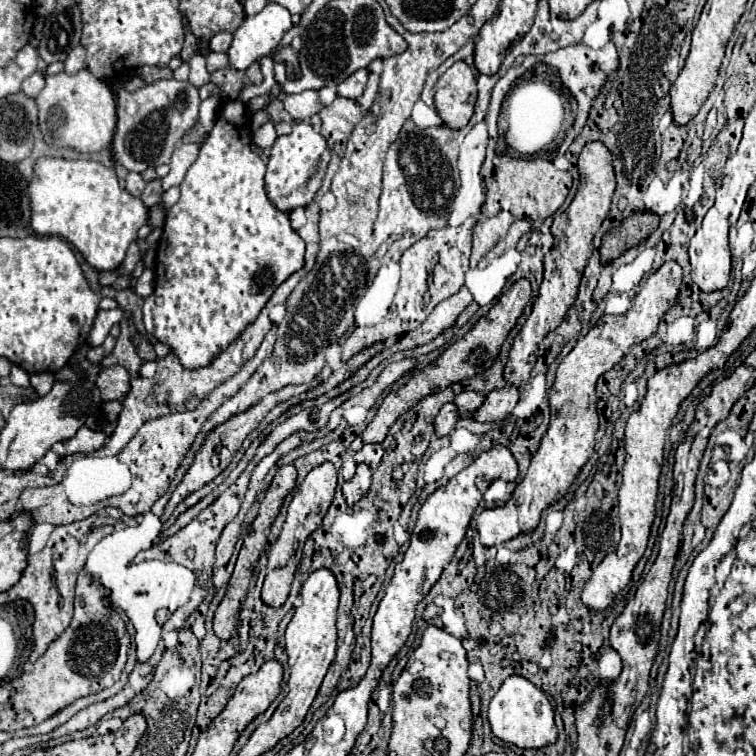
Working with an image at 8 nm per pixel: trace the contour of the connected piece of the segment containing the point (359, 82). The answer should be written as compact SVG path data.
M367 68L357 70L355 74L351 74L345 82L341 82L337 86L339 96L343 96L343 98L357 98L357 96L361 96L363 90L365 90L365 84L367 84L367 76L369 76Z

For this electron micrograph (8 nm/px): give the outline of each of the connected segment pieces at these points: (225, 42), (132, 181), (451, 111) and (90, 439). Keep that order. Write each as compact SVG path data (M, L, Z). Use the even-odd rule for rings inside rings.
M221 32L221 34L217 34L211 42L209 42L209 50L211 52L225 52L227 48L229 48L229 42L231 42L231 34L229 32Z
M129 172L129 176L127 176L127 186L125 186L125 190L127 190L129 194L133 194L133 196L141 196L141 192L143 192L145 184L147 184L147 182L143 180L143 176L141 176L141 174Z
M455 62L435 84L435 110L449 128L465 128L473 116L477 80L465 62Z
M87 426L79 428L79 432L65 442L57 442L51 450L59 456L71 456L71 454L89 454L99 450L105 444L105 432L95 432Z

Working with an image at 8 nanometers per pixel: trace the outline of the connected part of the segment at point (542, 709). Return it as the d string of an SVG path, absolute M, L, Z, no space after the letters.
M509 676L499 692L491 698L489 704L489 724L491 732L505 740L507 744L515 744L517 748L543 748L555 742L557 726L553 722L553 708L543 690L539 690L533 682L523 676Z

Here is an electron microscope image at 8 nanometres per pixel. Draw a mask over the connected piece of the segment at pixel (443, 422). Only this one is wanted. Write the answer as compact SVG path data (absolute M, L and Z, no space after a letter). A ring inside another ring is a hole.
M453 402L445 404L445 406L439 410L437 418L435 418L435 434L437 434L439 438L447 436L447 434L451 432L451 428L455 426L457 418L459 418L459 416L457 416L457 408L453 406Z

